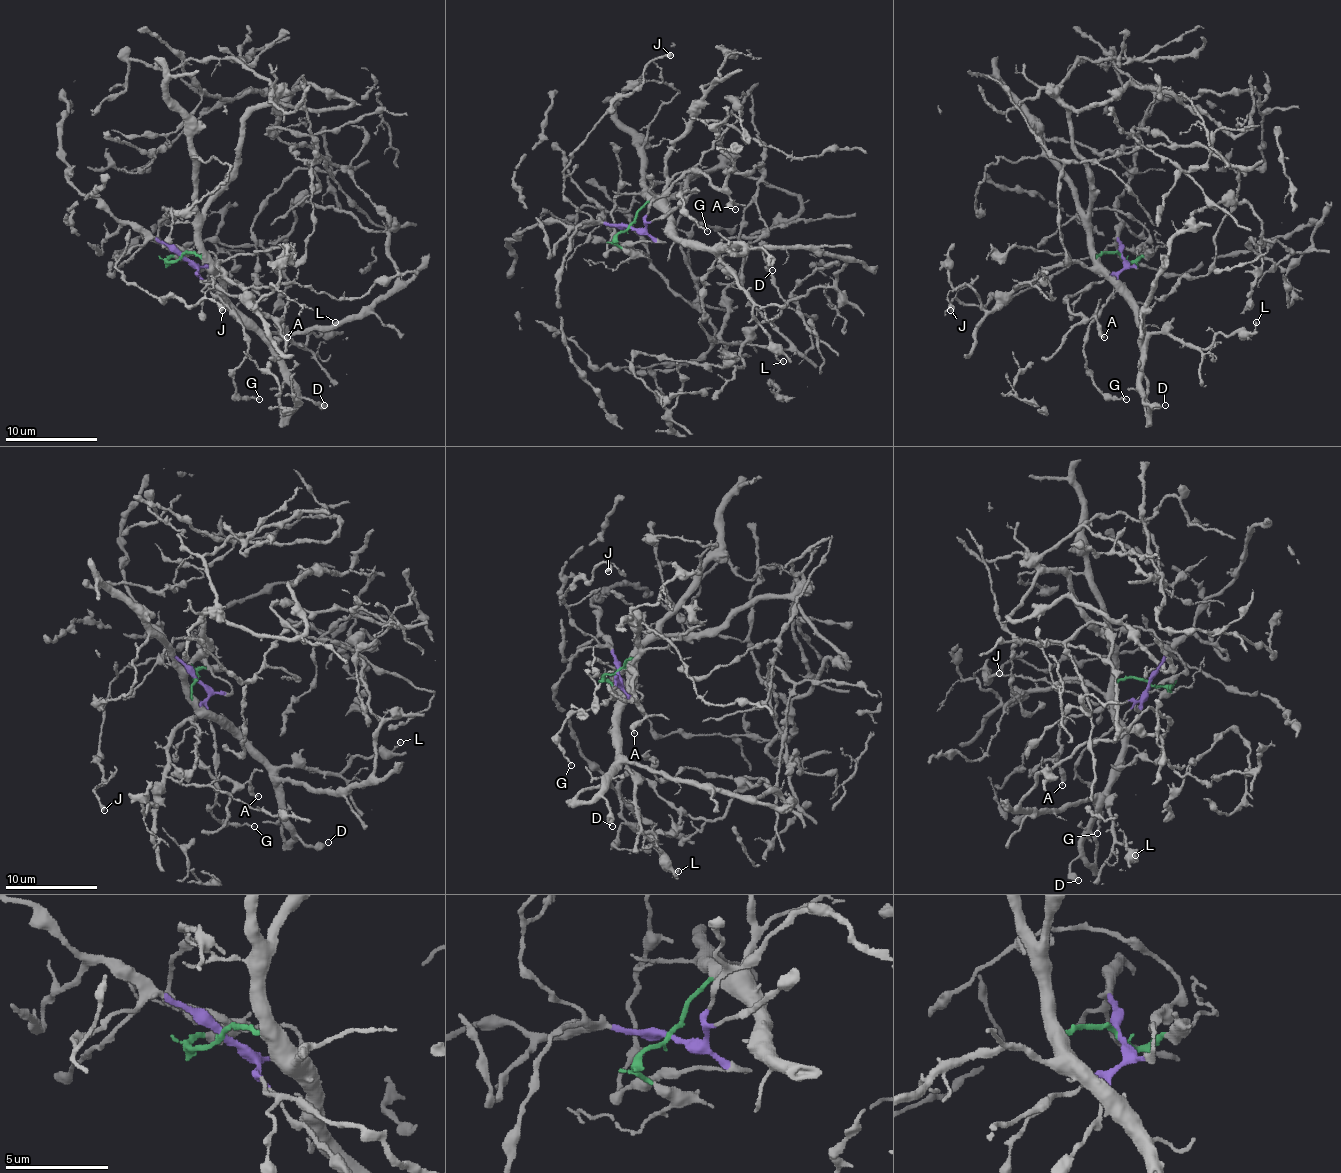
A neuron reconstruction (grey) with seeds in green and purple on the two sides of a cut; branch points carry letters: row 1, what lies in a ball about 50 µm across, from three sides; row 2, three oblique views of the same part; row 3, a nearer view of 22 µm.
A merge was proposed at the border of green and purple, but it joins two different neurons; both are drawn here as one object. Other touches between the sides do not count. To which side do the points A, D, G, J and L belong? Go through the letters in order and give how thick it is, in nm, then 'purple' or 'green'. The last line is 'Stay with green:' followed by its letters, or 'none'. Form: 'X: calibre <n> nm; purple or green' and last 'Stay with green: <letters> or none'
A: calibre 280 nm; purple
D: calibre 240 nm; green
G: calibre 150 nm; purple
J: calibre 360 nm; purple
L: calibre 120 nm; green
Stay with green: D, L

